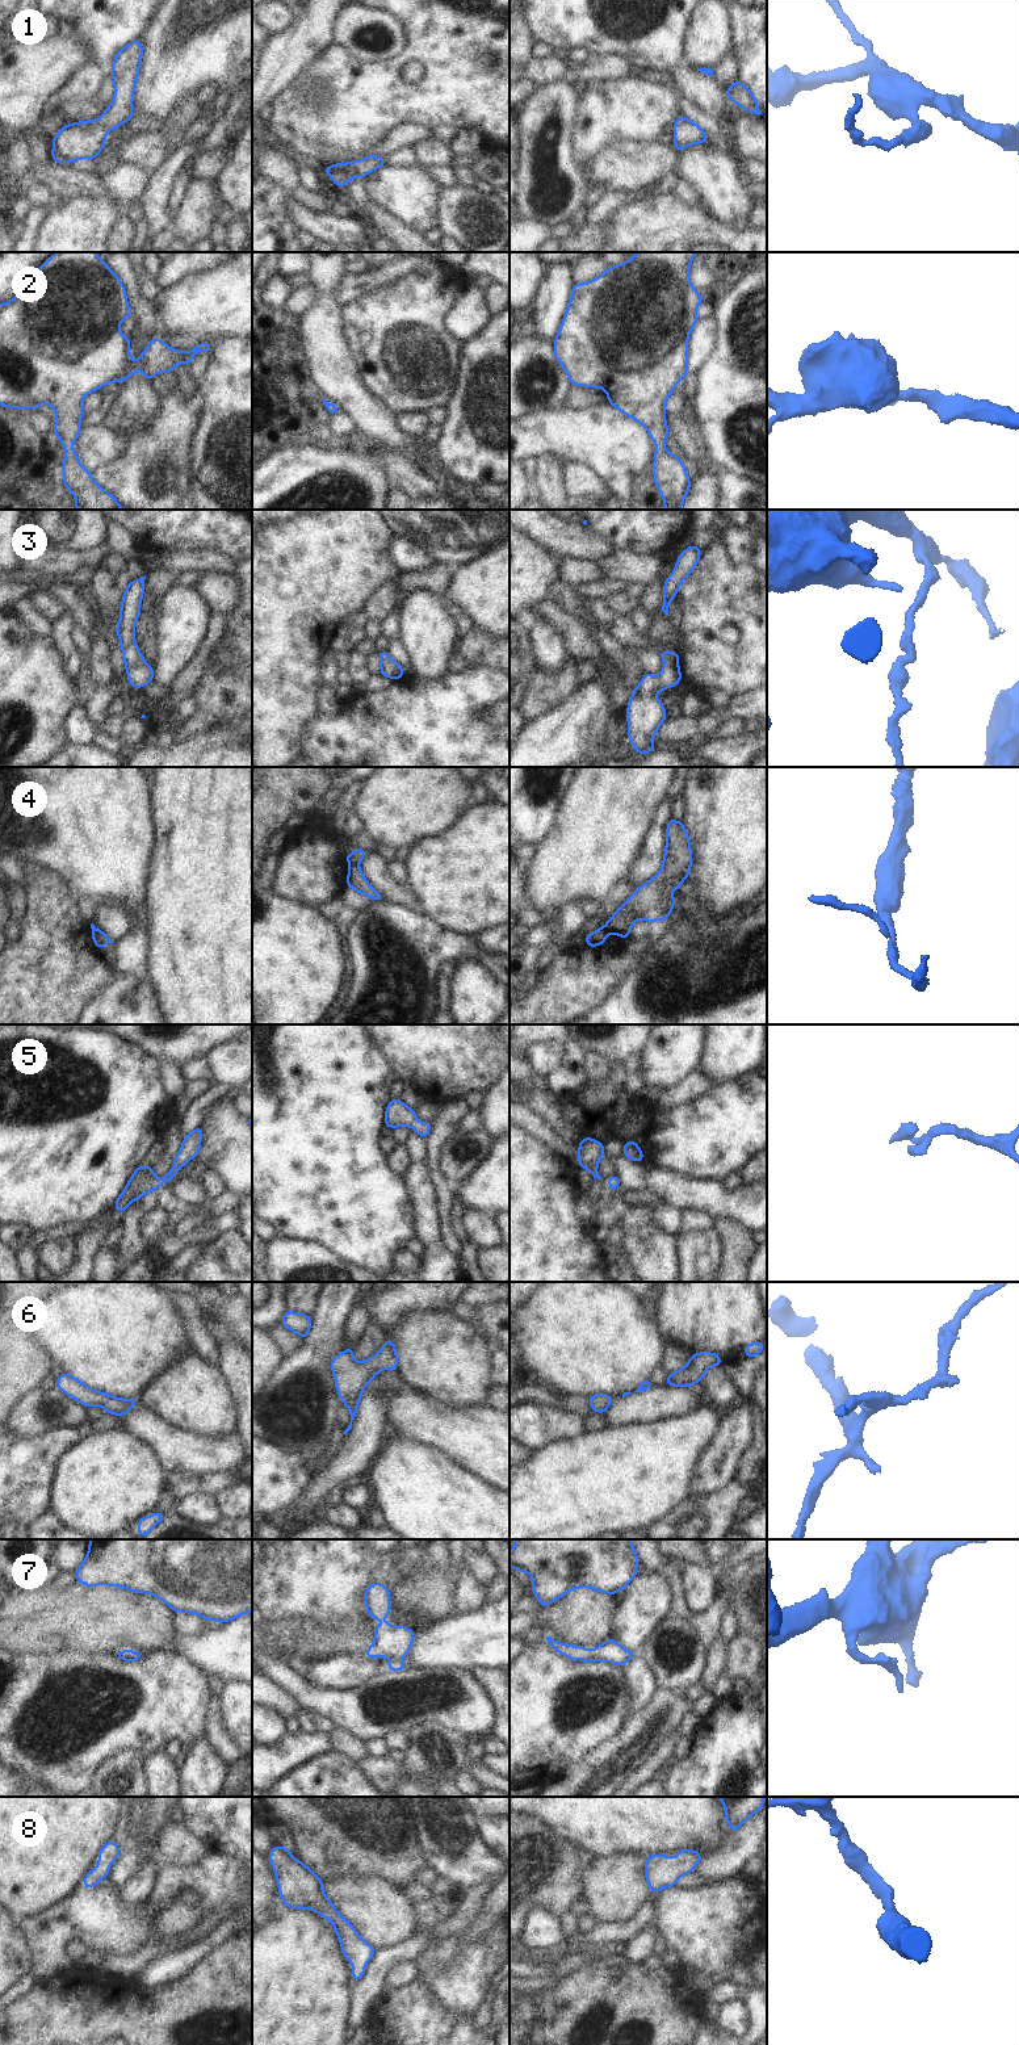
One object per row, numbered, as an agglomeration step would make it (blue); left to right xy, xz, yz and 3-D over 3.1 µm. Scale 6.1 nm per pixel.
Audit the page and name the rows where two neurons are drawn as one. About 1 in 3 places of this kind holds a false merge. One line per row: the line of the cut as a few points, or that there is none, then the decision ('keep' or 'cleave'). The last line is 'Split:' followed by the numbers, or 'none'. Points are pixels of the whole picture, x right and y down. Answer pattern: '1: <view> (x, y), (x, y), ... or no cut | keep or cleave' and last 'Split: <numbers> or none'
1: no cut | keep
2: no cut | keep
3: no cut | keep
4: xz (349, 863), (356, 864) | cleave
5: no cut | keep
6: no cut | keep
7: no cut | keep
8: no cut | keep
Split: 4

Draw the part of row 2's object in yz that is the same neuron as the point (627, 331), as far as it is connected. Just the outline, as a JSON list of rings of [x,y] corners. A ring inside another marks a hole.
[[[638,252],[628,263],[608,269],[595,280],[574,284],[570,303],[554,338],[554,356],[565,369],[571,385],[601,387],[608,403],[624,415],[637,420],[658,447],[654,452],[653,474],[662,494],[664,510],[683,510],[683,500],[691,487],[683,460],[663,445],[671,432],[666,424],[664,402],[688,372],[688,336],[699,320],[696,310],[704,296],[688,278],[696,252]]]

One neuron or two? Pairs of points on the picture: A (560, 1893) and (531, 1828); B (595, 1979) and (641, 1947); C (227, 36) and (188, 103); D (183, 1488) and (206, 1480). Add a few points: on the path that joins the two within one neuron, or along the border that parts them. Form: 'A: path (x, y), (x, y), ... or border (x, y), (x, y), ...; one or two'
A: path (552, 1877), (545, 1870), (537, 1844); one
B: border (624, 1957), (641, 1964); two
C: border (197, 88), (184, 93), (171, 108); two
D: path (188, 1483), (201, 1483); one

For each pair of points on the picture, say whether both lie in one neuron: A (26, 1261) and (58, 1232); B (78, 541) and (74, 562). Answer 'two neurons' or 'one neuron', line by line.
A: one neuron
B: two neurons

